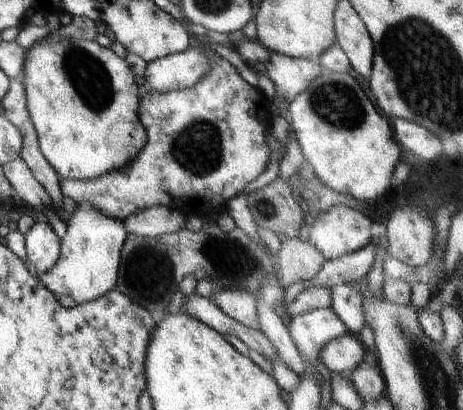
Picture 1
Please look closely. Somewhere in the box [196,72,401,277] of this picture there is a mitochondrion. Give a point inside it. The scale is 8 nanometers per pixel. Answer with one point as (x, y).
(331, 100)

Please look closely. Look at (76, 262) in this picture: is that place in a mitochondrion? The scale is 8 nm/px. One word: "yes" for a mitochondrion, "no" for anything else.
no

